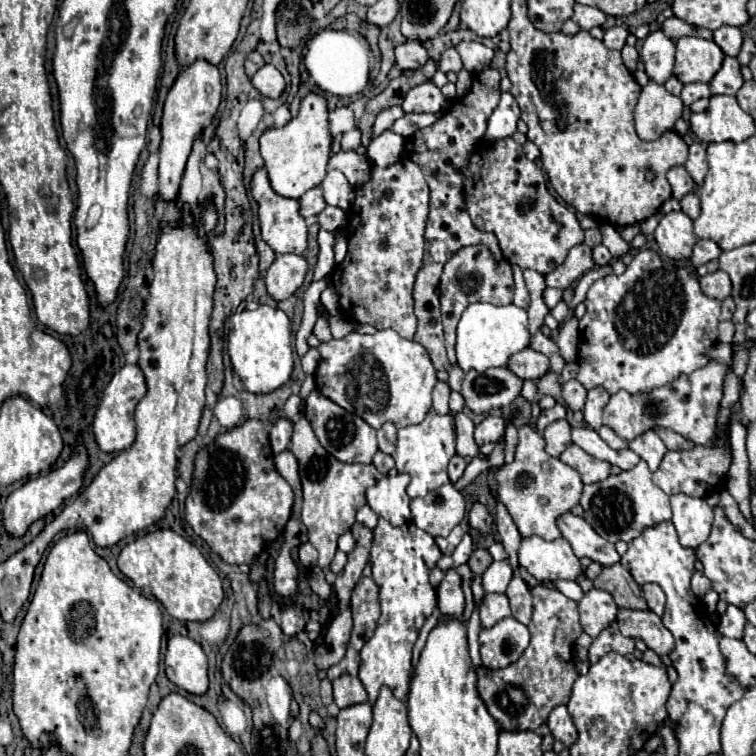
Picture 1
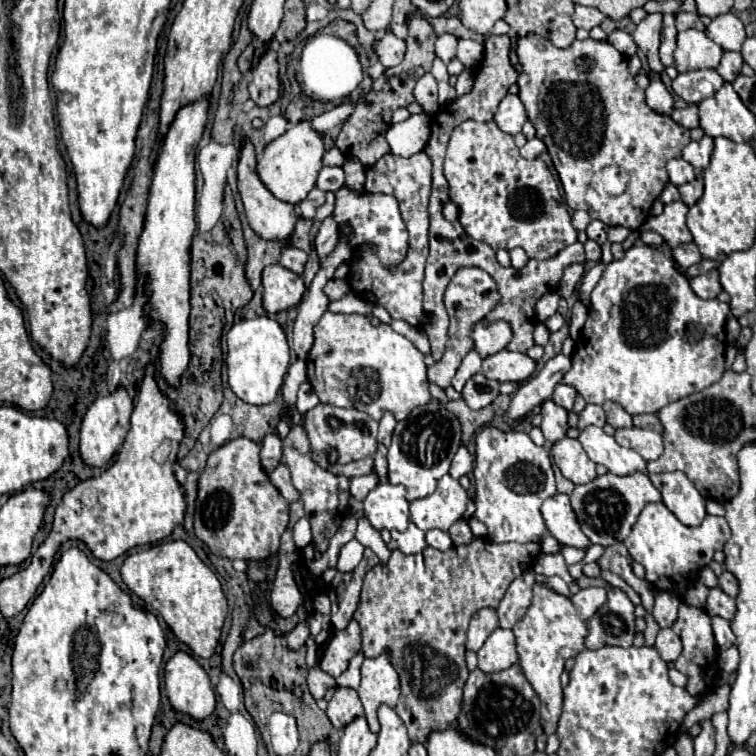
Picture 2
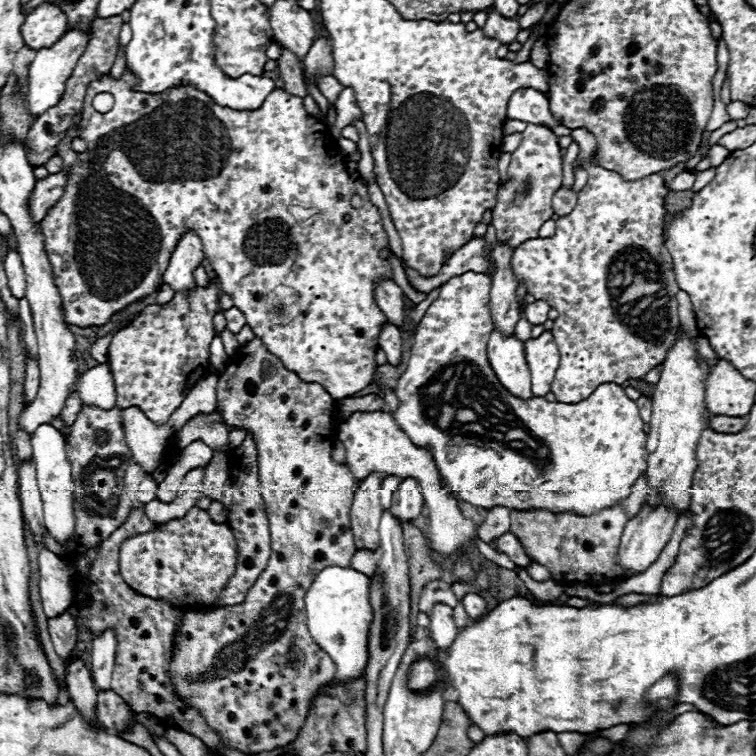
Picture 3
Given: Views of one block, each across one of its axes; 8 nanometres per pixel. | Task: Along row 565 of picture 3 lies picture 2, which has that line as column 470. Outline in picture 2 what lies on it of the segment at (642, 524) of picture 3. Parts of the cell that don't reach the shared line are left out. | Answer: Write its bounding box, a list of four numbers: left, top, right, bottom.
[466,608,498,652]

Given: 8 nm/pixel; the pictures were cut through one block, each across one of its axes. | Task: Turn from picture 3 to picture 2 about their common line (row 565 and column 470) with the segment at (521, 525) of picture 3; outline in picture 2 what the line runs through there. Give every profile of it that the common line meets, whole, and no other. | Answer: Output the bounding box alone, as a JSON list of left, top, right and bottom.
[354,536,540,744]

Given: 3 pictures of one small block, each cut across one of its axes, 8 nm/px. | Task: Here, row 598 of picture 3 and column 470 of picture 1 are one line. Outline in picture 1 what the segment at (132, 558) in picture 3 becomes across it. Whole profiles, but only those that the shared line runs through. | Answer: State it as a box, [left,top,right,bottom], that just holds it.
[464,138,584,276]

